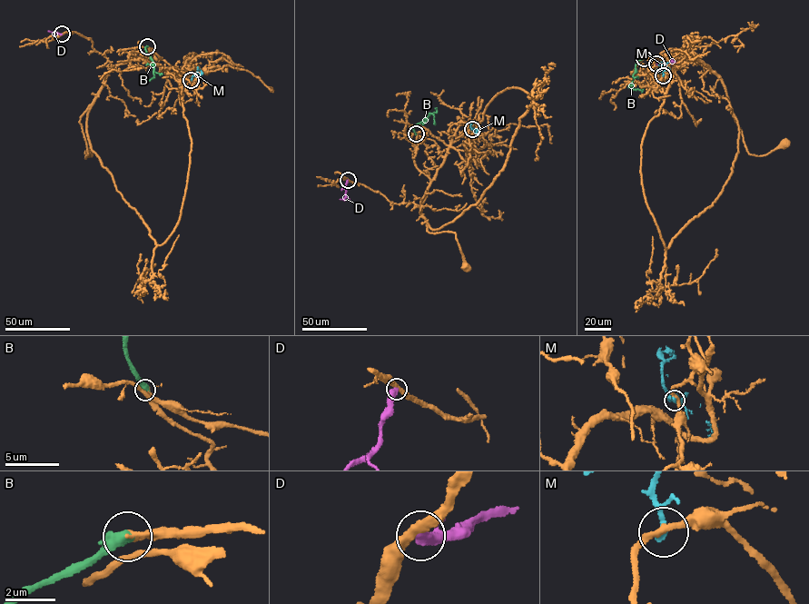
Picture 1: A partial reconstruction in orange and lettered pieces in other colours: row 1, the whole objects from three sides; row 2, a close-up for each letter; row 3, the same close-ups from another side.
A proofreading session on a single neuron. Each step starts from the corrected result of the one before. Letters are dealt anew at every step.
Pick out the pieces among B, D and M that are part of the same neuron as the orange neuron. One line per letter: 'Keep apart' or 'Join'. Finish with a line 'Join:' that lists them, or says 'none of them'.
B: Join
D: Keep apart
M: Keep apart
Join: B

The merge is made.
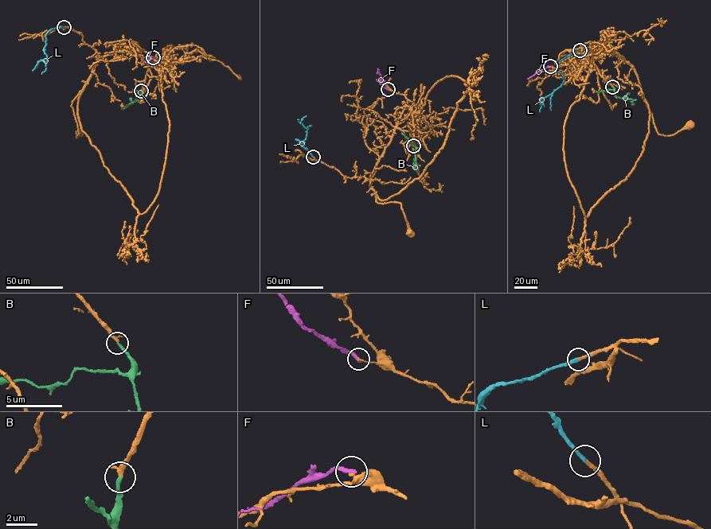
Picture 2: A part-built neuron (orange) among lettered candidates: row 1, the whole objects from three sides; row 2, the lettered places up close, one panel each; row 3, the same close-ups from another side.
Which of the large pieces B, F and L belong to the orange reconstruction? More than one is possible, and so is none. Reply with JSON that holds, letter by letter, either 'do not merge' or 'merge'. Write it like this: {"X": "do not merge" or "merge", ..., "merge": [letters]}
{"B": "merge", "F": "do not merge", "L": "merge", "merge": ["B", "L"]}

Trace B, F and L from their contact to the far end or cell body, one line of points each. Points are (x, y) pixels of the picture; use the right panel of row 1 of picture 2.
B: (612, 87), (615, 96), (632, 99), (631, 105)
F: (550, 66), (527, 79)
L: (580, 50), (558, 62), (557, 69), (563, 75), (563, 83), (543, 99), (540, 111)

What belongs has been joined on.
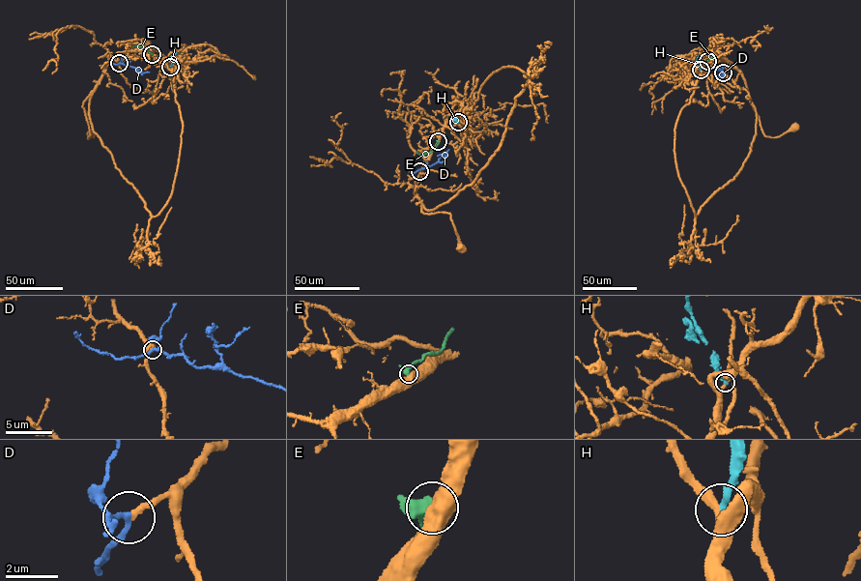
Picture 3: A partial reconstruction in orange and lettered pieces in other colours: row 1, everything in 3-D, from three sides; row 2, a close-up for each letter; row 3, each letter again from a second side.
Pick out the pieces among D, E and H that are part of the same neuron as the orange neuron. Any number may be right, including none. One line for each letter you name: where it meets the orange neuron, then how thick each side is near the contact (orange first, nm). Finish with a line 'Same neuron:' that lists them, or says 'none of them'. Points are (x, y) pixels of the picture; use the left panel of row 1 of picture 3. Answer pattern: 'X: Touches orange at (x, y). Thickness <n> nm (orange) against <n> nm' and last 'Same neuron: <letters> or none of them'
D: Touches orange at (119, 63). Thickness 260 nm (orange) against 200 nm
Same neuron: D

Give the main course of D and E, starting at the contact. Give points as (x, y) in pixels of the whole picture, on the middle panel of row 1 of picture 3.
D: (419, 171), (444, 159), (444, 156), (438, 156)
E: (438, 141), (429, 153), (416, 153)

